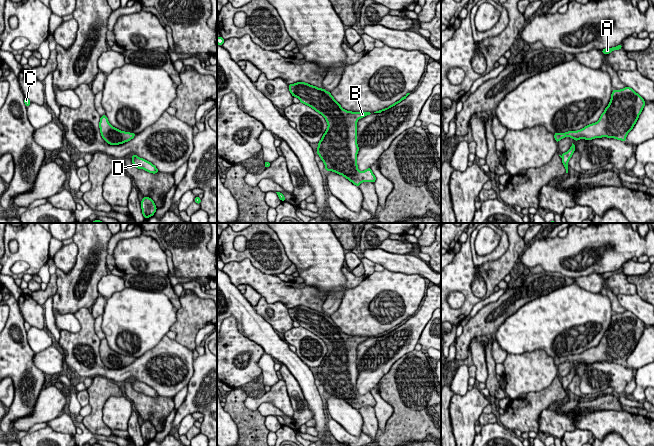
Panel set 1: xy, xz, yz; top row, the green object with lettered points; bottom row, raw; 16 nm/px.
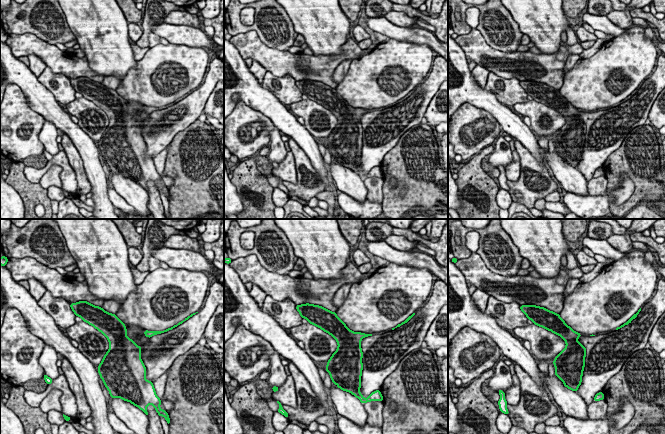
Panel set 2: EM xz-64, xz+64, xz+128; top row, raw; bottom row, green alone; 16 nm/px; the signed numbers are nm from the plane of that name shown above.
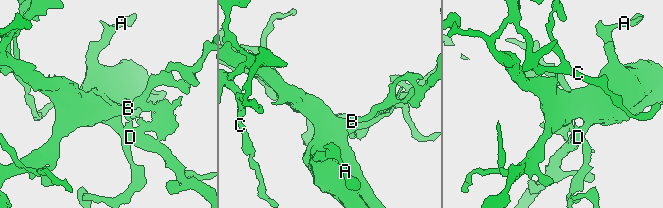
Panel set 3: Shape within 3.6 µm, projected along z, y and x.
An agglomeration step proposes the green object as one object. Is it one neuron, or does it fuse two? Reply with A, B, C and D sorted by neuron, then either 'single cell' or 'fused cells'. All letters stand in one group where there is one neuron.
groups A B C D; single cell

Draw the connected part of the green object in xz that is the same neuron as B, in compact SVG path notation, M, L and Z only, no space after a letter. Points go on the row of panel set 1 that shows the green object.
M305 82L288 85L293 97L321 114L328 127L318 142L317 154L324 162L325 170L342 175L354 185L376 181L371 168L360 171L357 165L357 122L370 112L347 111L330 92Z

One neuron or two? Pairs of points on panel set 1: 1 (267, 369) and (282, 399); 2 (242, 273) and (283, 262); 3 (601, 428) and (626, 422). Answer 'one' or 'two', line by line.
1: two
2: two
3: one

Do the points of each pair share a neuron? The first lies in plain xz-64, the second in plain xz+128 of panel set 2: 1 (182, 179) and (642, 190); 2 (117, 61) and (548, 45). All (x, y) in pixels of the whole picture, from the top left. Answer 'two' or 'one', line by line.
1: one
2: one

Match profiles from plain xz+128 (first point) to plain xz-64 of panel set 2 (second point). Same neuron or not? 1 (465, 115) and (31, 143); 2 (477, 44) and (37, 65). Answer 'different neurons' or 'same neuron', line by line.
1: same neuron
2: different neurons

